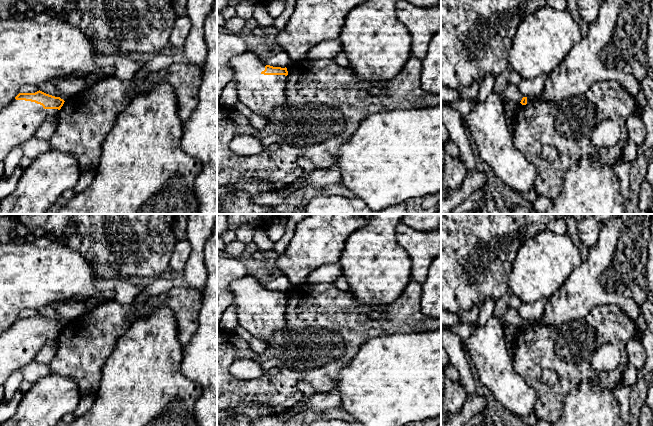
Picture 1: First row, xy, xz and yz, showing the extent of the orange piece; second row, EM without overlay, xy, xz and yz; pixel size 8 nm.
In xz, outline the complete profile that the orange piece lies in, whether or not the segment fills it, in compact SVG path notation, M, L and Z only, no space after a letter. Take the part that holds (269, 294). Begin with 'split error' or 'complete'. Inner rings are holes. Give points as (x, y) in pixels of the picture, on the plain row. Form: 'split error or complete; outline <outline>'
split error; outline M250 273L236 280L230 290L233 294L233 305L239 325L252 336L262 338L267 344L270 344L274 335L285 328L287 292L265 289L260 282L259 276Z

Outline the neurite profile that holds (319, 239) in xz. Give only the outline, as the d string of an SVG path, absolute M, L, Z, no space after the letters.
M310 214L295 229L286 251L273 261L274 269L292 284L306 282L308 276L321 266L339 263L349 236L370 222L370 217L359 214Z

